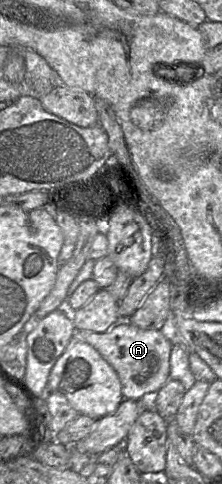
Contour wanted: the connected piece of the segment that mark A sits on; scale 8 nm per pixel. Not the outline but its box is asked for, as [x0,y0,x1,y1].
[73,320,172,401]

